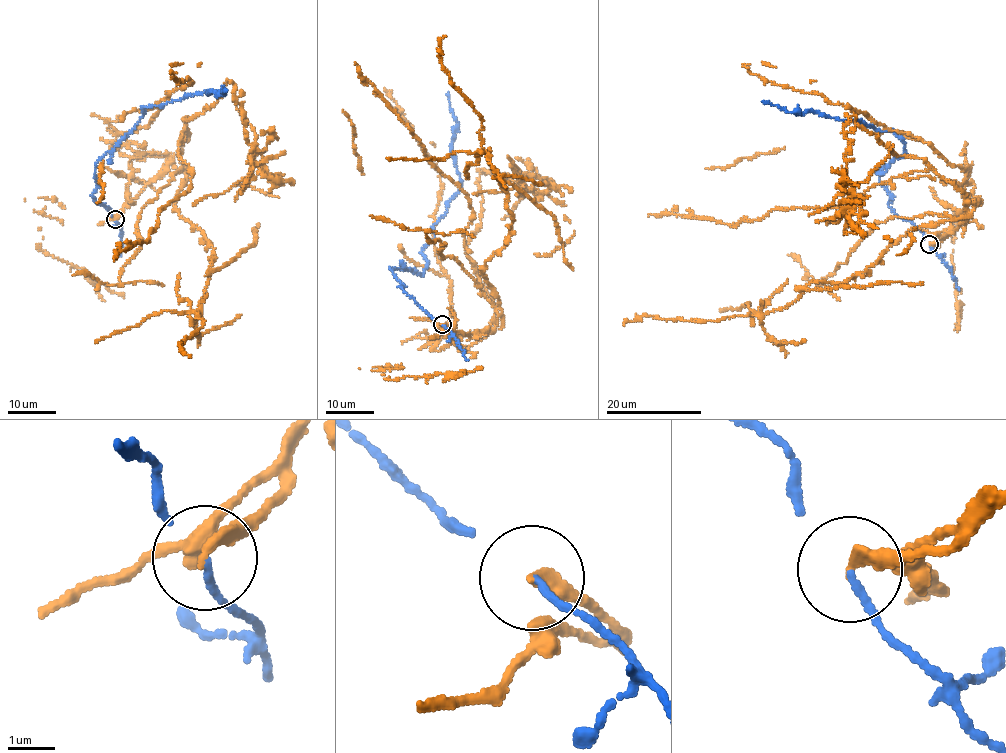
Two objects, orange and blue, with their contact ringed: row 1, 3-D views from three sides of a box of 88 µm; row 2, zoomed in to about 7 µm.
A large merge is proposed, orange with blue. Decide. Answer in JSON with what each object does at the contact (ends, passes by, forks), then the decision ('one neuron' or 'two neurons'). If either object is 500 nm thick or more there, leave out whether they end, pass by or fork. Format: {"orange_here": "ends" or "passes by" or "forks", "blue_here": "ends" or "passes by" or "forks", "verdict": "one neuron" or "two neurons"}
{"orange_here": "ends", "blue_here": "passes by", "verdict": "two neurons"}

